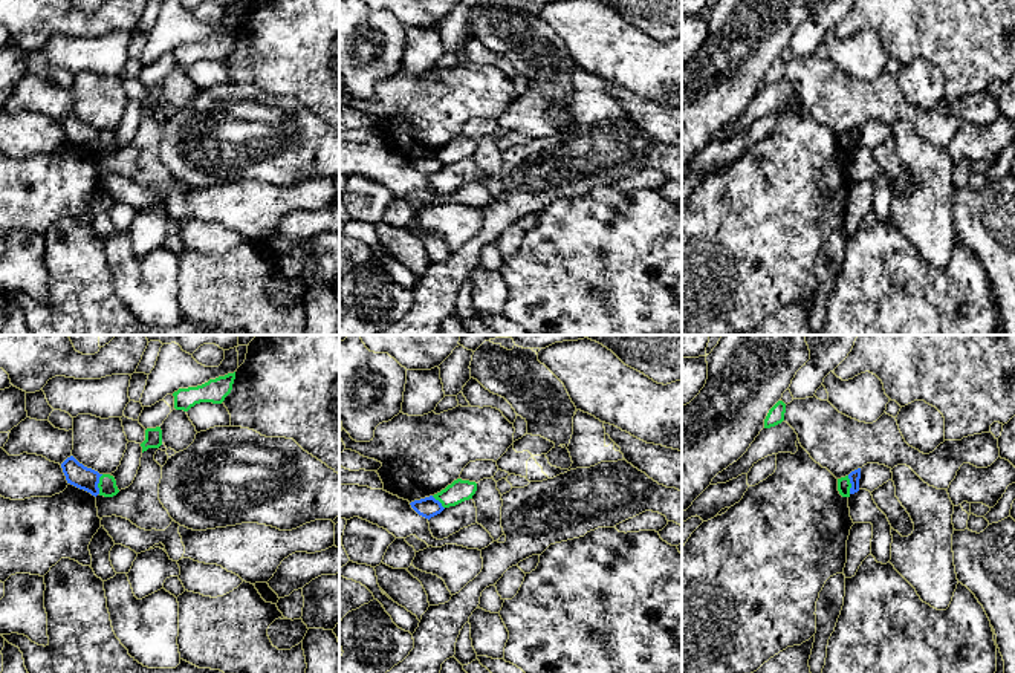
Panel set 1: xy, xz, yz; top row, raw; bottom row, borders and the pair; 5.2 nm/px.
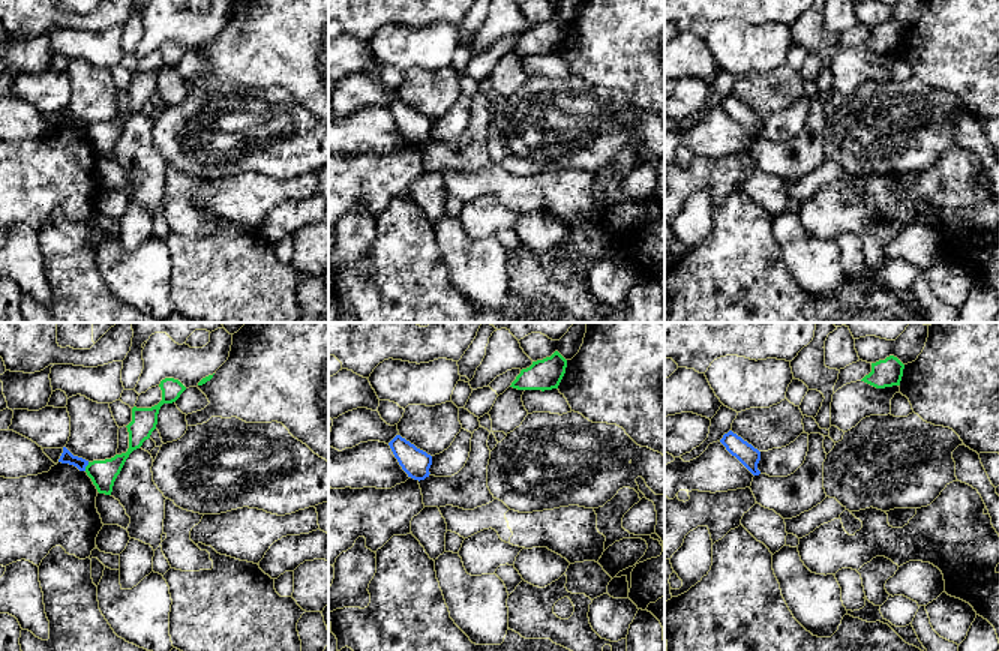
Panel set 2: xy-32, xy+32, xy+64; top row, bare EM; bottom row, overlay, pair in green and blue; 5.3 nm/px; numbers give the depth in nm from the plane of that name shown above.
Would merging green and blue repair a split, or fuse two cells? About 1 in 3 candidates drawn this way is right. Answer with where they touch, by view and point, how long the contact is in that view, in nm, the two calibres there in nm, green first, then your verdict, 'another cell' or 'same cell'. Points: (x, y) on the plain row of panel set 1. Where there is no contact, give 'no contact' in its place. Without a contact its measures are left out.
meets green in xy at (98, 141); contact 110 nm long; 100 nm thick on the green side, 120 nm on the other; another cell

